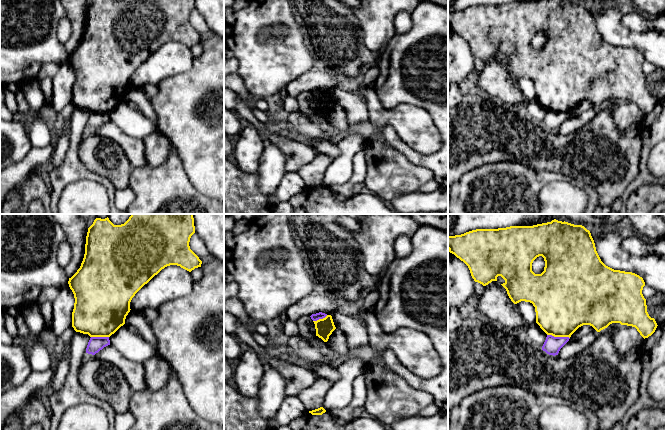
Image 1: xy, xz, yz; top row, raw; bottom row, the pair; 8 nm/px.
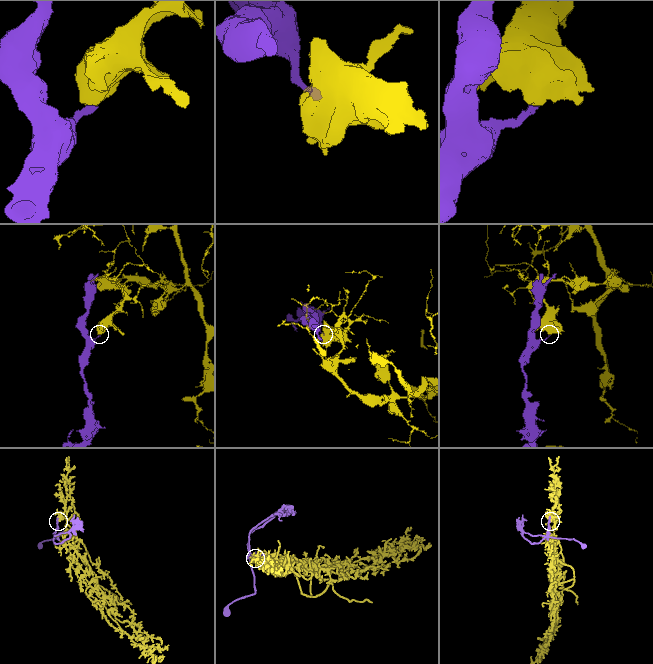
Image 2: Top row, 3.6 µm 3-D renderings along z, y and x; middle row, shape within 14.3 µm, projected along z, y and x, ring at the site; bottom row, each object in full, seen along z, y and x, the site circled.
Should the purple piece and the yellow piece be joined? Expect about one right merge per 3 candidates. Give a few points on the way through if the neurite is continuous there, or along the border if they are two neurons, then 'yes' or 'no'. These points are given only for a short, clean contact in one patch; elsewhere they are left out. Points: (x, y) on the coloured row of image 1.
no

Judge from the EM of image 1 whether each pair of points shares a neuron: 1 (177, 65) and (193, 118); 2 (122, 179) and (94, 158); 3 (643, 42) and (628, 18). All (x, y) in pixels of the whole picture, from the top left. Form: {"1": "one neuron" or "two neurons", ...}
{"1": "two neurons", "2": "one neuron", "3": "two neurons"}

